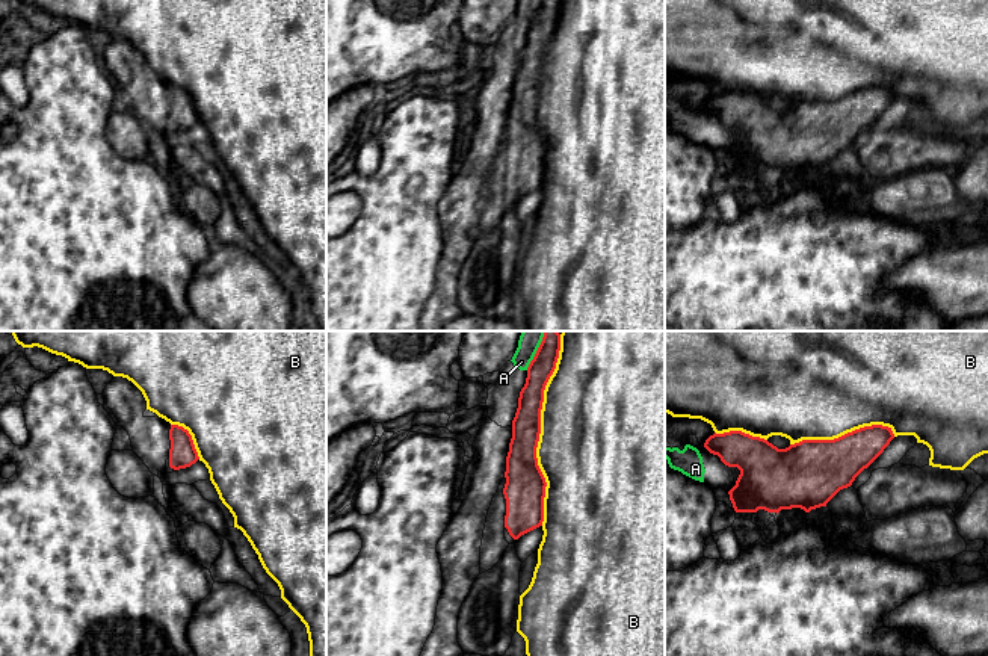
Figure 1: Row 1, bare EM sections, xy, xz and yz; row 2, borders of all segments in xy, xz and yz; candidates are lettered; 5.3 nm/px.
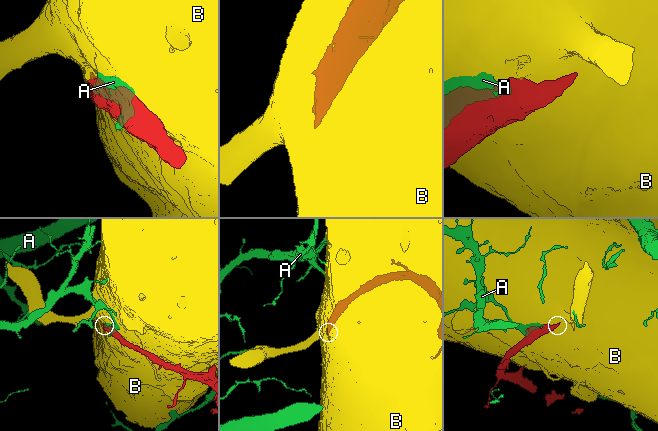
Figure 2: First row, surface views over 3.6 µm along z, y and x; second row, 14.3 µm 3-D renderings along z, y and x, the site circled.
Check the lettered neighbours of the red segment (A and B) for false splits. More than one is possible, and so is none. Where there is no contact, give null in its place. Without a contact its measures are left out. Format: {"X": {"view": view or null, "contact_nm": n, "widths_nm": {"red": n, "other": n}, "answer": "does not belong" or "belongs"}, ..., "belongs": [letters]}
{"A": {"view": "xz", "contact_nm": 190, "widths_nm": {"red": 140, "other": 100}, "answer": "does not belong"}, "B": {"view": "xz", "contact_nm": 1000, "widths_nm": {"red": 190, "other": 500}, "answer": "does not belong"}, "belongs": []}

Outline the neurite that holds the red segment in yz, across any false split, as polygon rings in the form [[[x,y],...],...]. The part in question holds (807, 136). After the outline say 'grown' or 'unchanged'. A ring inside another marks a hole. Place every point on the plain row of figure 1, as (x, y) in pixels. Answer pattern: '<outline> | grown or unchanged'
[[[872,86],[848,94],[834,101],[802,101],[792,106],[789,100],[772,97],[767,101],[742,92],[710,97],[704,109],[721,119],[728,128],[737,128],[740,136],[728,153],[736,174],[780,174],[801,169],[805,174],[826,168],[843,150],[867,130],[894,100],[891,89]]] | grown

